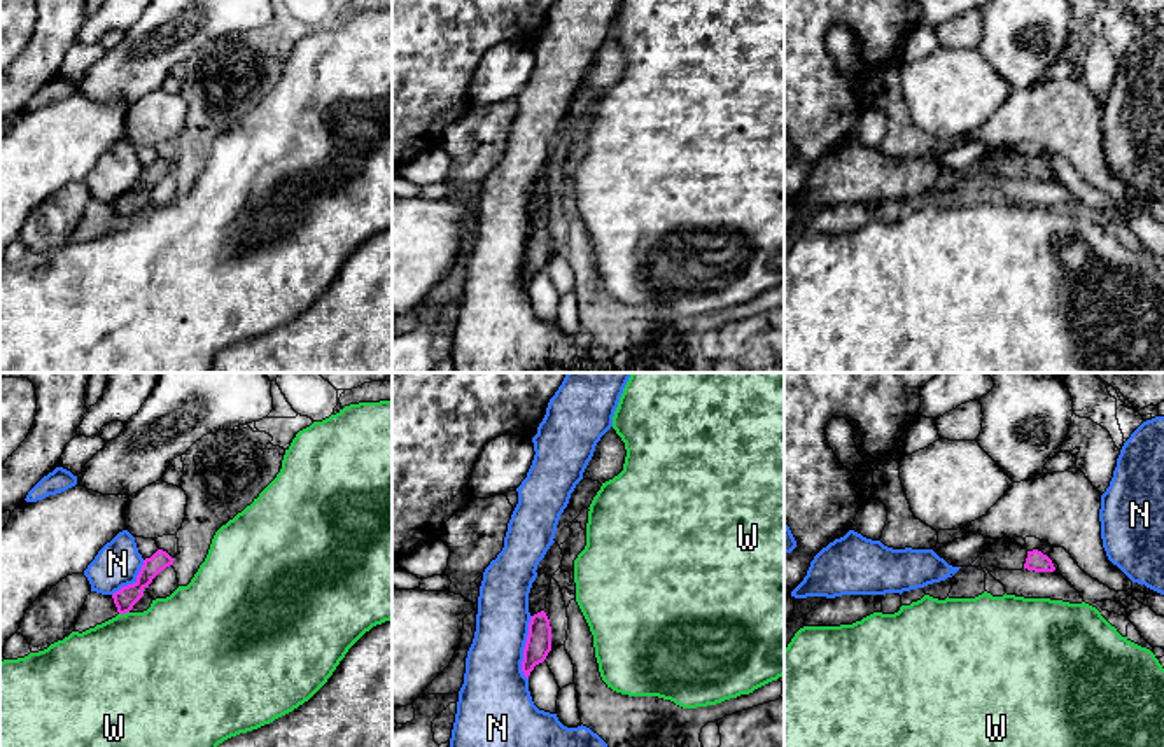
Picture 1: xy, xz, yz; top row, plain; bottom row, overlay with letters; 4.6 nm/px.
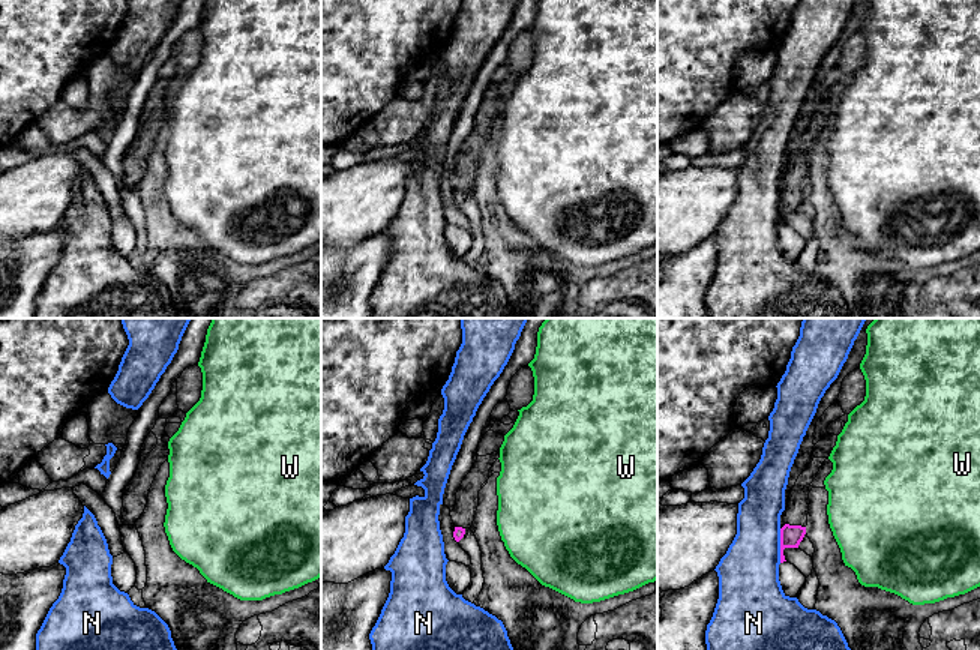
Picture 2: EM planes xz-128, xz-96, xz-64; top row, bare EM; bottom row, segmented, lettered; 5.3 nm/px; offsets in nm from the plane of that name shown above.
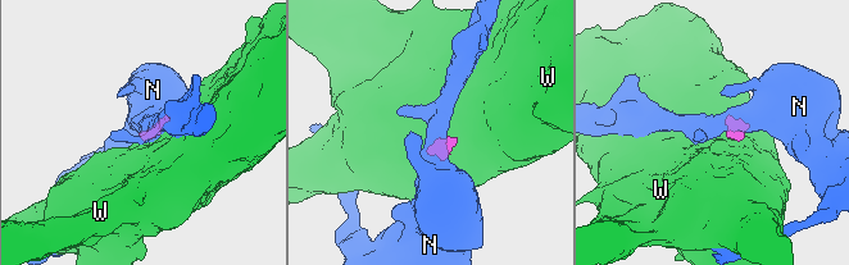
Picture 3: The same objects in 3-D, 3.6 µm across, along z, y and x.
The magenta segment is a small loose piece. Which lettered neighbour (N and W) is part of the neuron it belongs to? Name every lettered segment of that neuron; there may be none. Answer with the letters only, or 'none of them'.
none of them

